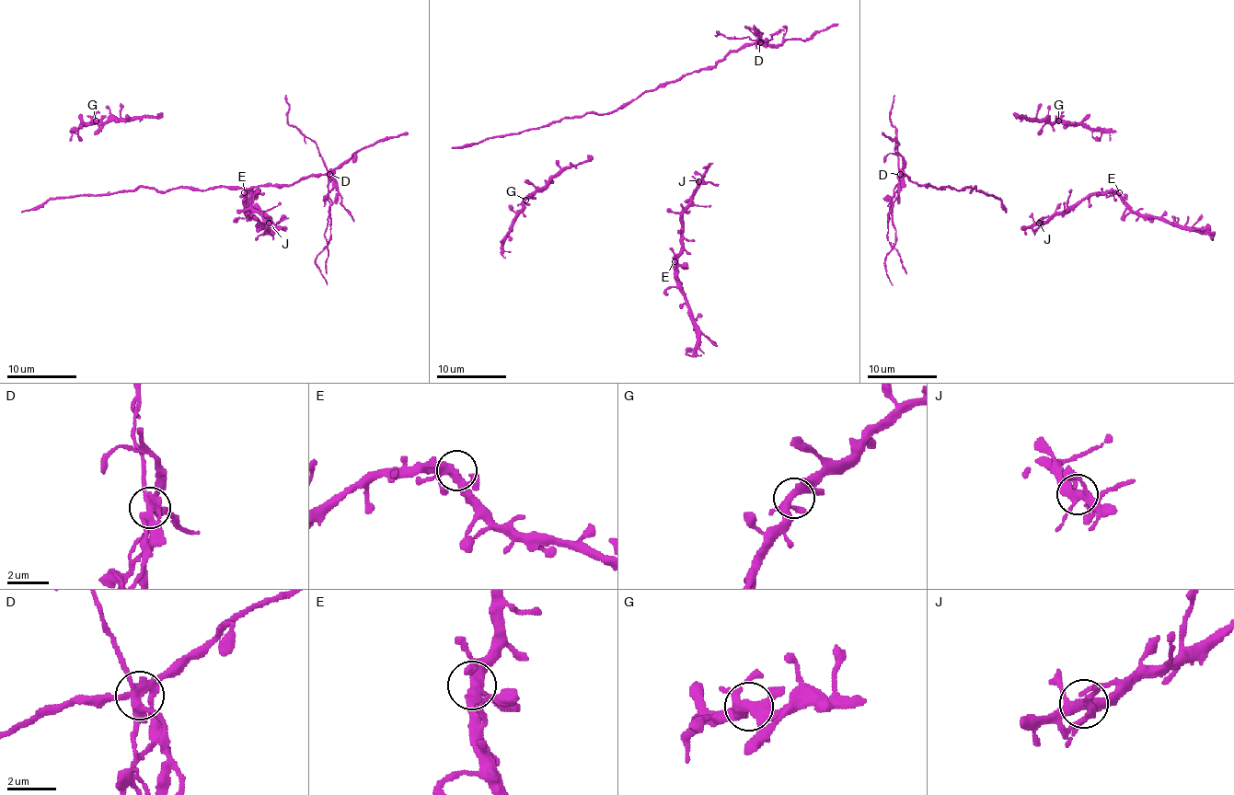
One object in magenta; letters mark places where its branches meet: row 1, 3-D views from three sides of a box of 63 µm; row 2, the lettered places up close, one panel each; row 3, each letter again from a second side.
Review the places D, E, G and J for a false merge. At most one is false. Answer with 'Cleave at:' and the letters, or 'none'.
Cleave at: D

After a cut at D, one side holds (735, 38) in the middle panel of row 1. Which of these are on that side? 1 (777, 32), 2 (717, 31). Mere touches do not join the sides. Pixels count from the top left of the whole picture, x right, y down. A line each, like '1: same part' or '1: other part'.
1: same part
2: same part

